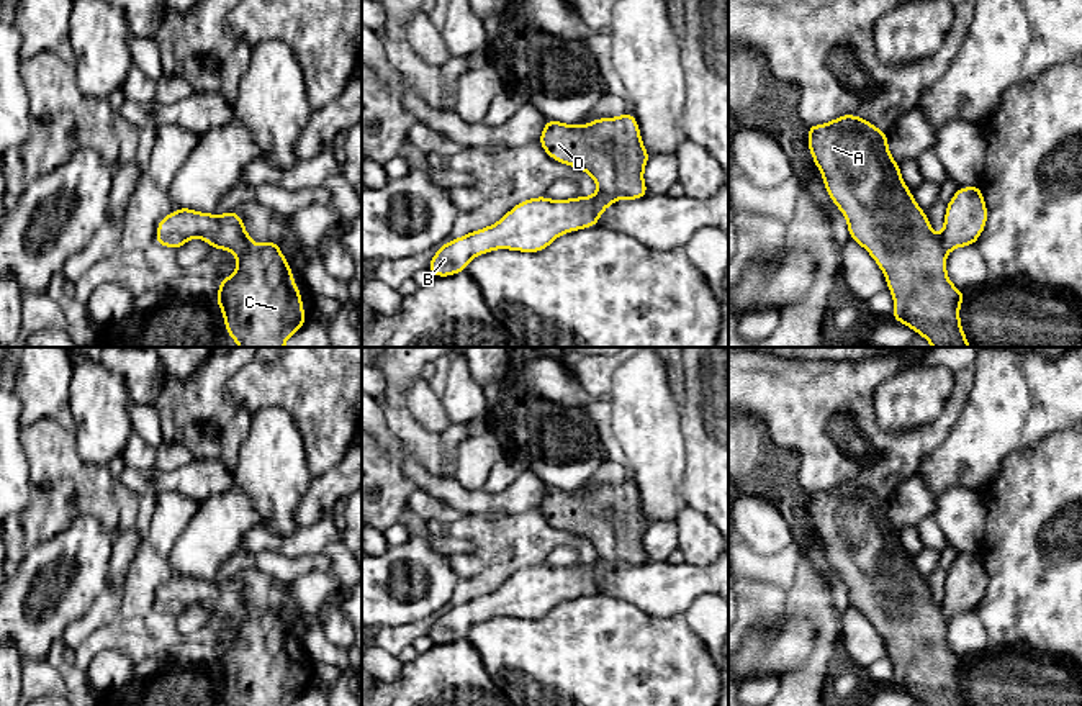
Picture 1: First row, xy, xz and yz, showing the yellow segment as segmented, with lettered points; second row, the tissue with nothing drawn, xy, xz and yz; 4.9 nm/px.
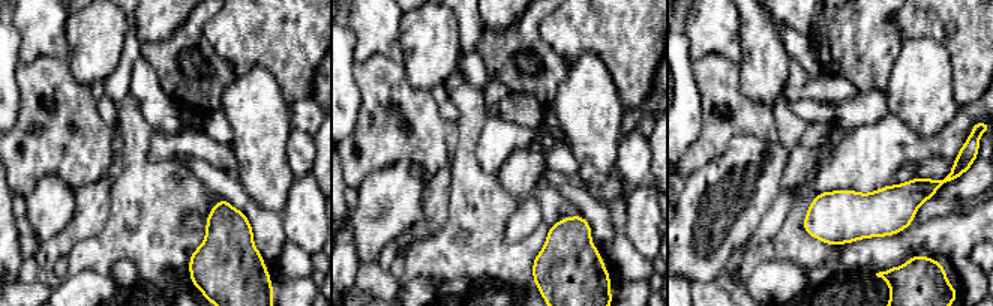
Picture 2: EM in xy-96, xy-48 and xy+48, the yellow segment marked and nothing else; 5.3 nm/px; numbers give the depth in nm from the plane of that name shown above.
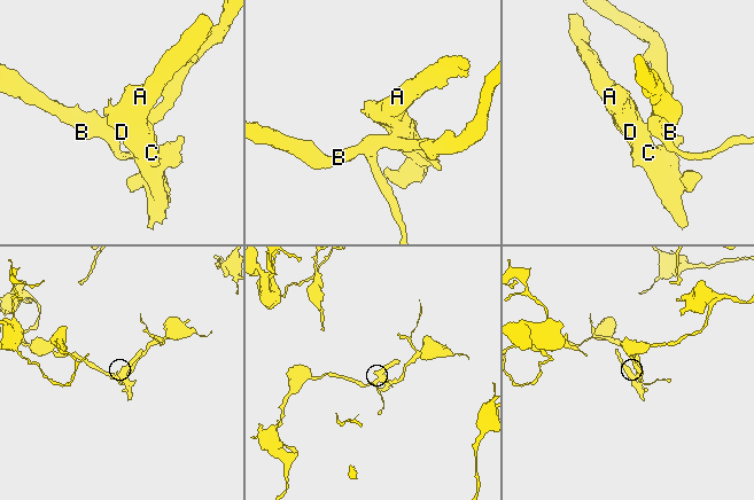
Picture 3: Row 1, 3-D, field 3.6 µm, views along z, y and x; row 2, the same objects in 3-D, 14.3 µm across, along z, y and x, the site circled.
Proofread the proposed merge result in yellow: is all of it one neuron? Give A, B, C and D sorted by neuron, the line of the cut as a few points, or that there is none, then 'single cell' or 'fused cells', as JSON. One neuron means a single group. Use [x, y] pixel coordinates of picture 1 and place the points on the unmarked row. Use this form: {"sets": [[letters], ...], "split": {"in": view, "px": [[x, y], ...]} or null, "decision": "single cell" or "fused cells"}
{"sets": [["A", "C", "D"], ["B"]], "split": {"in": "xy", "px": [[252, 608], [244, 616], [234, 620]]}, "decision": "fused cells"}

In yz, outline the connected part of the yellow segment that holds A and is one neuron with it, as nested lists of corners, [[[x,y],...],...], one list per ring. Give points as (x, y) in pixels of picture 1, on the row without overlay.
[[[856,482],[807,493],[805,509],[828,563],[848,588],[850,604],[863,613],[884,639],[894,663],[892,686],[925,706],[967,706],[959,686],[959,673],[967,662],[948,645],[941,606],[933,601],[926,580],[907,555],[900,532],[887,516],[887,500]]]

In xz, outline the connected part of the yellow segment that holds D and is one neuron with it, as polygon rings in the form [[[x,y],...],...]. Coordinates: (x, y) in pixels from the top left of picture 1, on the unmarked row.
[[[630,478],[586,493],[547,485],[539,509],[553,527],[588,539],[601,560],[627,567],[650,560],[643,549],[650,521]]]

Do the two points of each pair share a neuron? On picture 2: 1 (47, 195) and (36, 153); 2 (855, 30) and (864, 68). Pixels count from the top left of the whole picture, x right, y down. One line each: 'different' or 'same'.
1: different
2: same

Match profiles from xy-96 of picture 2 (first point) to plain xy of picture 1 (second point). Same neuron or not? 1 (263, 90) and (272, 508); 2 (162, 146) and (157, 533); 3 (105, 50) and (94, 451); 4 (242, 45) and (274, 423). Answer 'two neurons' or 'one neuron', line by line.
1: one neuron
2: one neuron
3: one neuron
4: two neurons

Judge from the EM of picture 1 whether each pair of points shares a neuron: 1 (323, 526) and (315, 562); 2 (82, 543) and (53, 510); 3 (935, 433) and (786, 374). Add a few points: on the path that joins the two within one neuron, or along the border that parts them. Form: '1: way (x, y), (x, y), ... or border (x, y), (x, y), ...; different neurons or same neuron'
1: border (277, 554), (324, 554), (333, 569); different neurons
2: border (105, 526), (92, 516), (76, 516), (35, 547); different neurons
3: way (897, 441), (884, 441), (835, 389), (824, 389); same neuron

